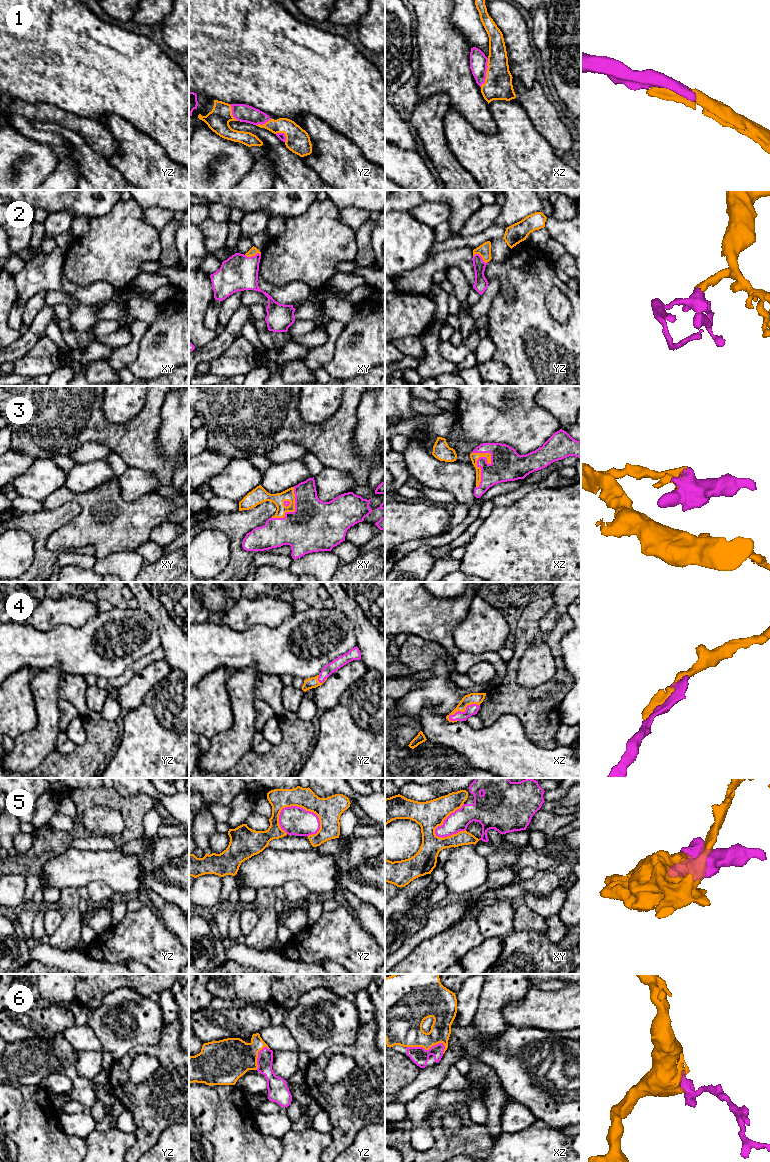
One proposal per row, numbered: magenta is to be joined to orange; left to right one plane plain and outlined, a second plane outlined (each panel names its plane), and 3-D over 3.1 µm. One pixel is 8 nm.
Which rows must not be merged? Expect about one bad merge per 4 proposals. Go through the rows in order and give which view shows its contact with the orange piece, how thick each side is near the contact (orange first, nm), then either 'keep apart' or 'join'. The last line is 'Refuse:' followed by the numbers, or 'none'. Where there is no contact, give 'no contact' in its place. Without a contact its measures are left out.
1: meets orange in xz; 220 nm thick on the orange side, 140 nm on the other; join
2: meets orange in yz; 110 nm thick on the orange side, 110 nm on the other; join
3: meets orange in xz; 70 nm thick on the orange side, 260 nm on the other; join
4: meets orange in xz; 100 nm thick on the orange side, 90 nm on the other; join
5: meets orange in yz; 200 nm thick on the orange side, 220 nm on the other; keep apart
6: meets orange in xz; 280 nm thick on the orange side, 140 nm on the other; join
Refuse: 5

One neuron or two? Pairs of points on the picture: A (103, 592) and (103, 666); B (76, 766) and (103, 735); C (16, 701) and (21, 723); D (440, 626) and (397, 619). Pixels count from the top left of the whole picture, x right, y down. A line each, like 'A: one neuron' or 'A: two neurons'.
A: two neurons
B: one neuron
C: one neuron
D: one neuron

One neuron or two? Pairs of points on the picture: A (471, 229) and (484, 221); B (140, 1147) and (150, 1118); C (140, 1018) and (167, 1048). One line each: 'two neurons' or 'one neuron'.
A: one neuron
B: one neuron
C: two neurons

